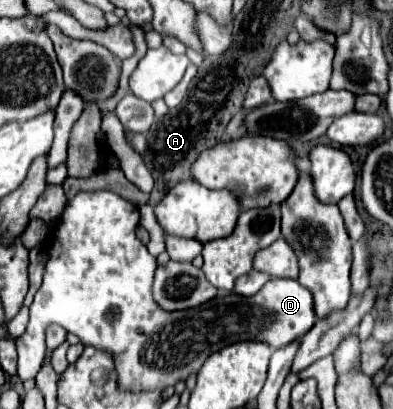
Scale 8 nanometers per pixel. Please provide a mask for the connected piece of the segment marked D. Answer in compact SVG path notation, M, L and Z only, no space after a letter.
M112 191L78 193L66 205L56 229L54 247L48 253L42 287L38 289L34 303L30 305L30 323L24 335L16 339L18 377L22 381L34 379L42 367L42 357L46 353L44 329L50 323L58 323L64 329L70 329L70 333L74 333L84 345L92 345L96 349L110 353L116 365L118 389L132 393L168 389L174 387L178 381L186 381L188 375L198 373L202 363L212 355L212 347L216 353L232 343L258 339L278 349L312 329L316 321L312 295L306 287L302 287L294 279L270 279L256 295L250 297L236 293L220 293L218 297L194 309L182 309L172 313L160 309L152 299L156 257L152 257L146 245L142 245L140 239L136 237L138 221L140 221L138 209Z

